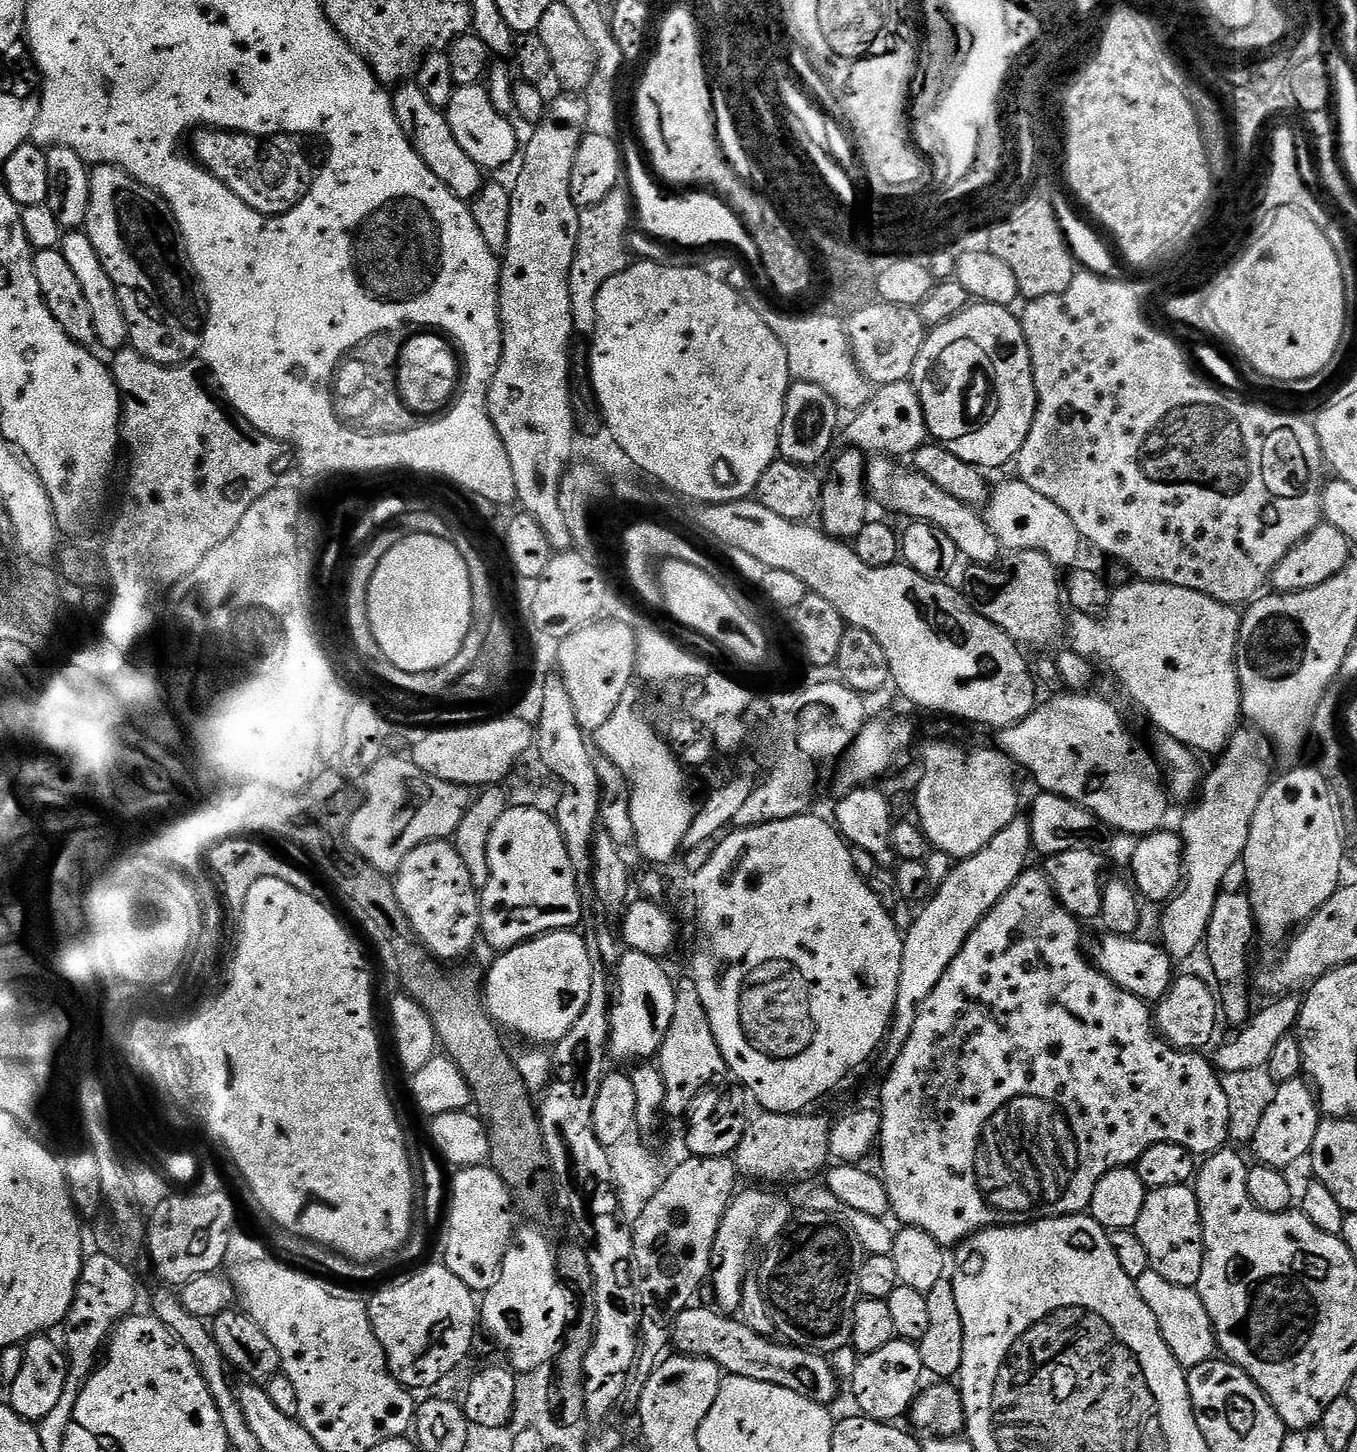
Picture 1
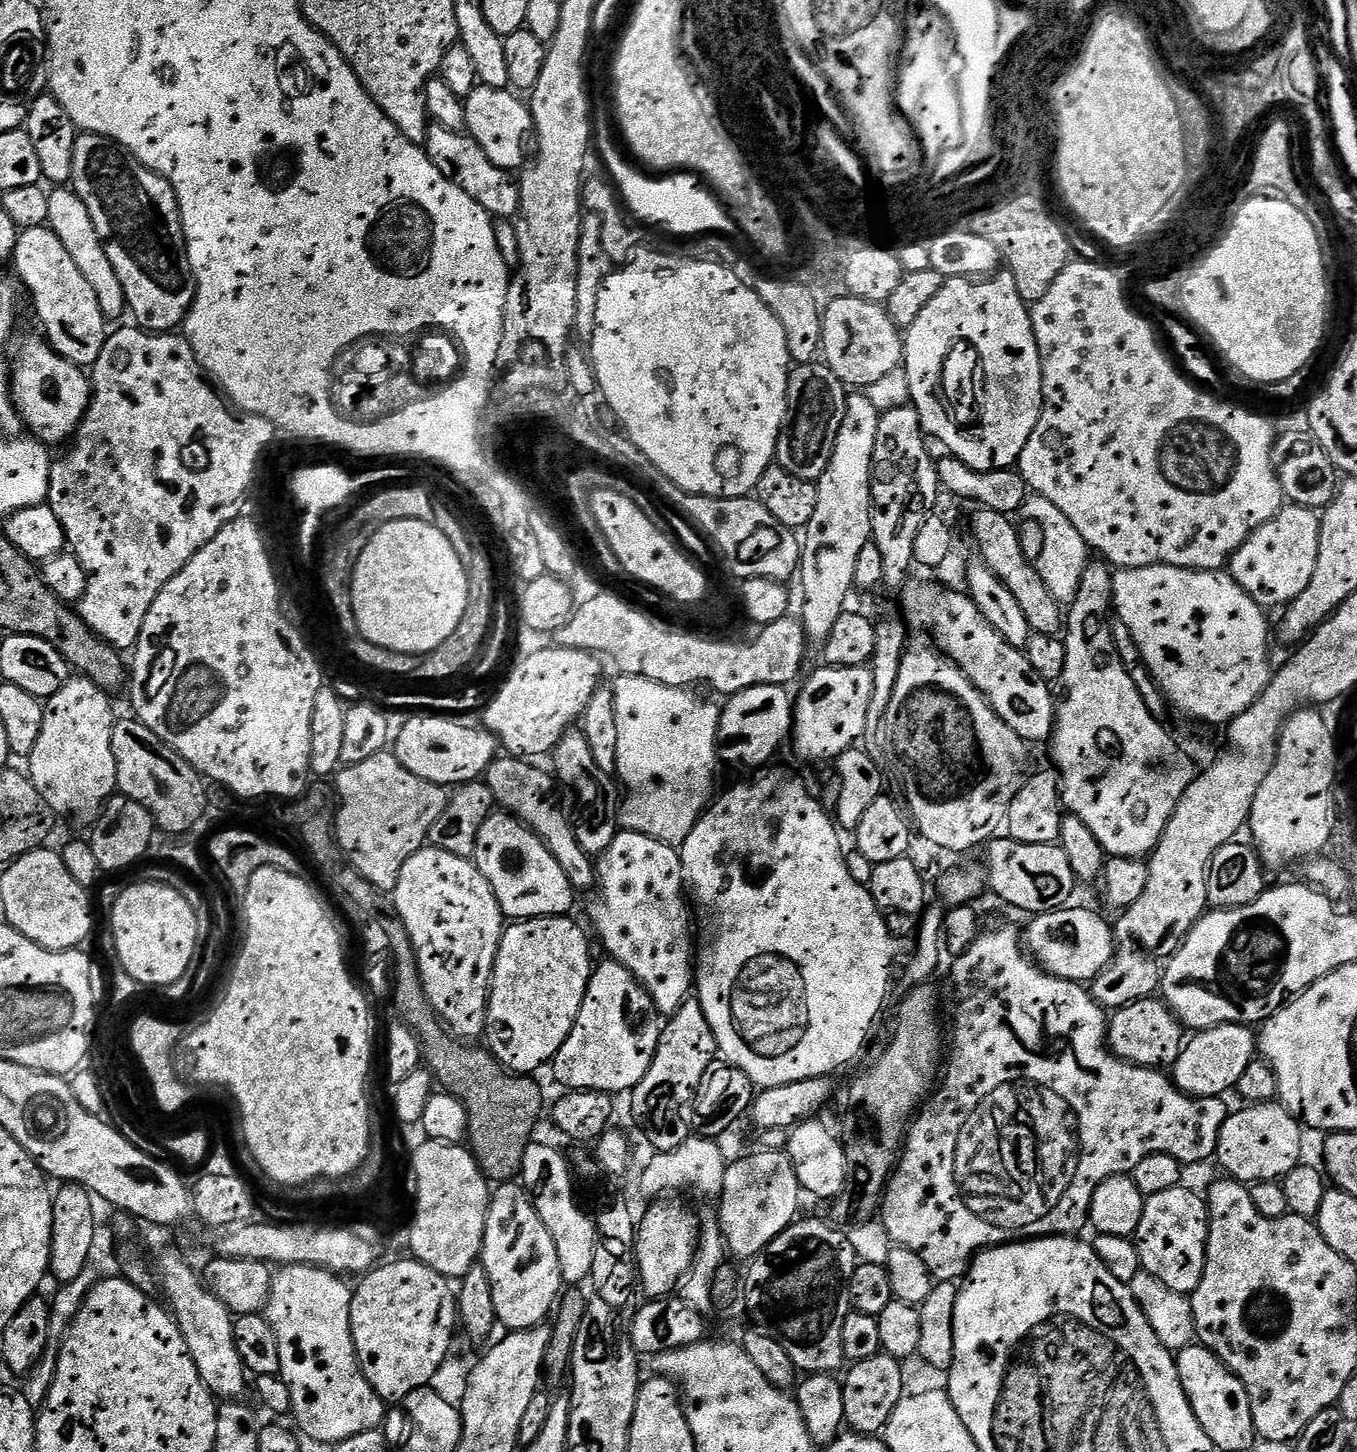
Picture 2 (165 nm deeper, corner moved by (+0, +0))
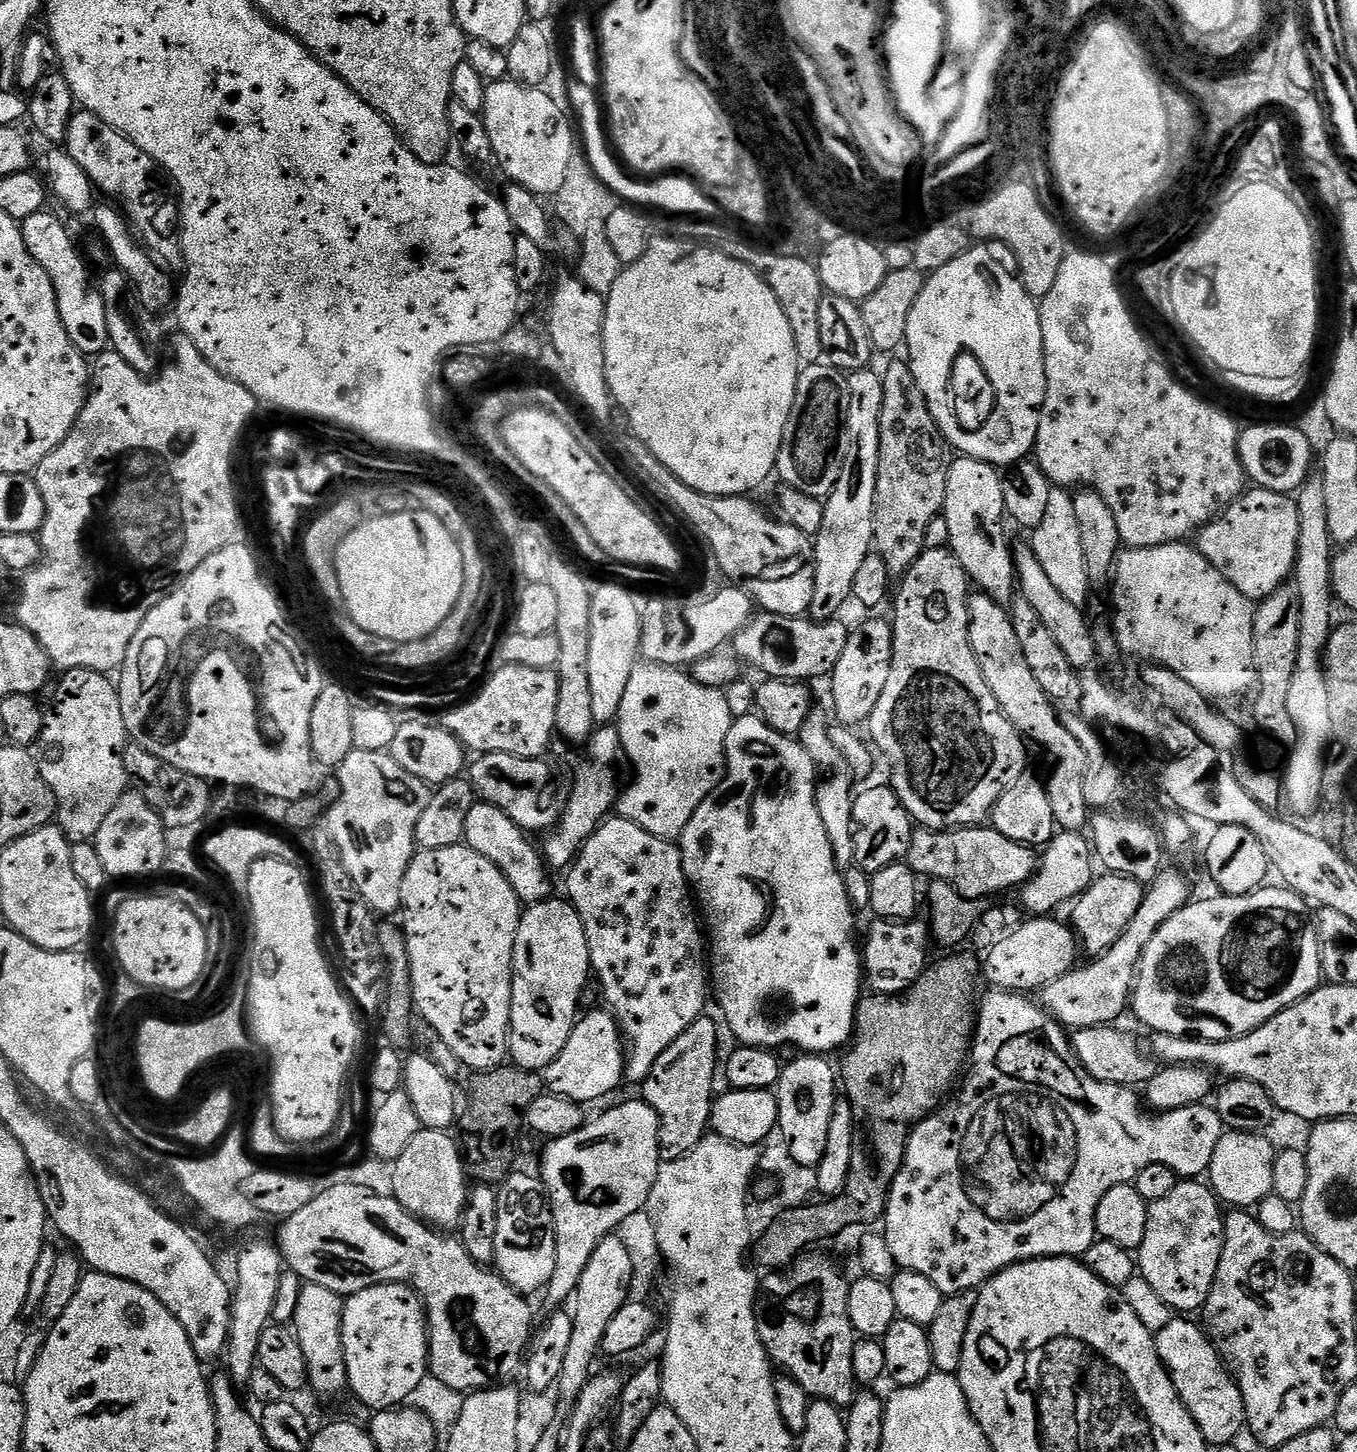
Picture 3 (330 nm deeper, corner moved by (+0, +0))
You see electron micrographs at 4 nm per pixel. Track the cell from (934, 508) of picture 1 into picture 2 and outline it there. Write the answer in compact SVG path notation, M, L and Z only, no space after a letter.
M980 508L977 516L972 520L972 536L980 547L979 559L986 567L1004 581L1022 606L1031 631L1038 635L1059 637L1066 624L1066 616L1062 611L1062 604L1056 601L1054 593L1048 589L1049 581L1043 571L1033 561L1026 558L1024 553L1025 541L1016 533L1016 528L1011 524L1009 517L1002 512L995 512L989 508Z

